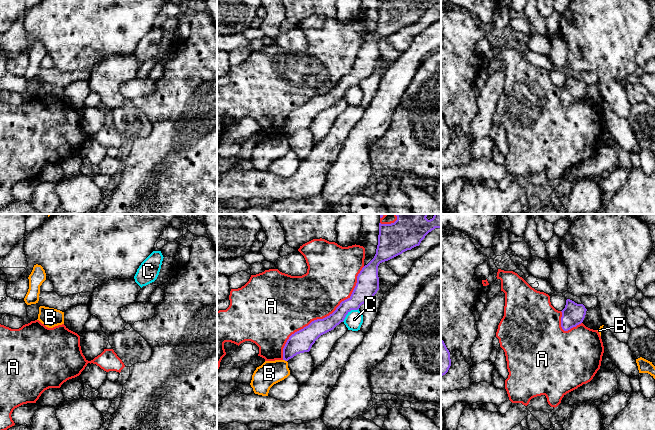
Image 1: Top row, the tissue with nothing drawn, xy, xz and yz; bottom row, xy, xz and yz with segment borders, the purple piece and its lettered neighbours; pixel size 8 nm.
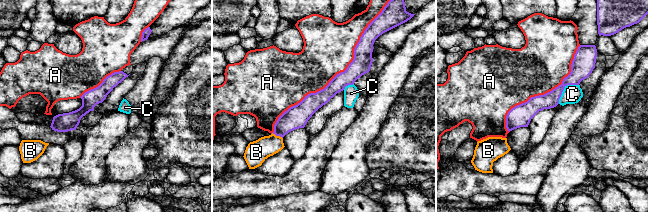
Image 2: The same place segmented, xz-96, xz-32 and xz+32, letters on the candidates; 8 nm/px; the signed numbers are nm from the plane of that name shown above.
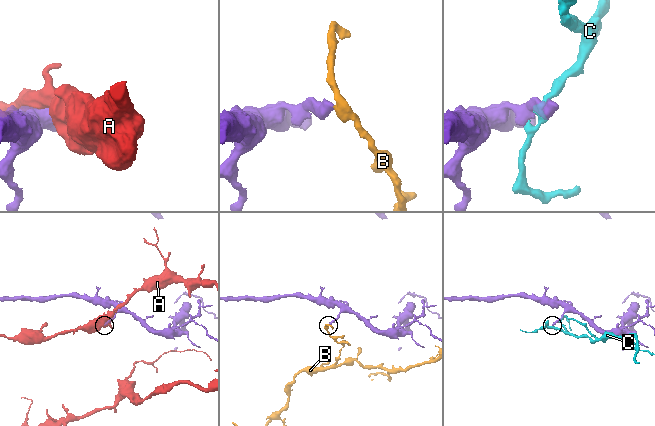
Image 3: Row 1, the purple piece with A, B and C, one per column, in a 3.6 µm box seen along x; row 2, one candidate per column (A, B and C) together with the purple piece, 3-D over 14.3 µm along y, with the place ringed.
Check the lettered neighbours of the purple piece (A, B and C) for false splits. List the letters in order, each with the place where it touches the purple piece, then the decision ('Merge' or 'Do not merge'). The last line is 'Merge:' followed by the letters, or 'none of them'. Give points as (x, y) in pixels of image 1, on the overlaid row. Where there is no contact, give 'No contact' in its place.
A: Touches purple at xz (323, 318). Do not merge
B: Touches purple at xz (285, 360). Do not merge
C: Touches purple at xz (349, 311). Do not merge
Merge: none of them

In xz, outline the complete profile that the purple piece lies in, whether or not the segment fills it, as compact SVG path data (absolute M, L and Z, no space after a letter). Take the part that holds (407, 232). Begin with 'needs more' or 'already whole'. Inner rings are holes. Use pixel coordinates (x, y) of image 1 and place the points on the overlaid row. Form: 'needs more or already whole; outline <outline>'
already whole; outline M396 214L397 220L394 223L379 223L376 254L358 274L351 296L342 301L329 316L314 320L292 334L283 348L283 360L288 361L297 354L309 352L321 335L333 330L351 310L358 310L374 297L379 290L379 264L419 246L429 232L441 228L441 214L434 214L430 220L426 218L427 215Z

